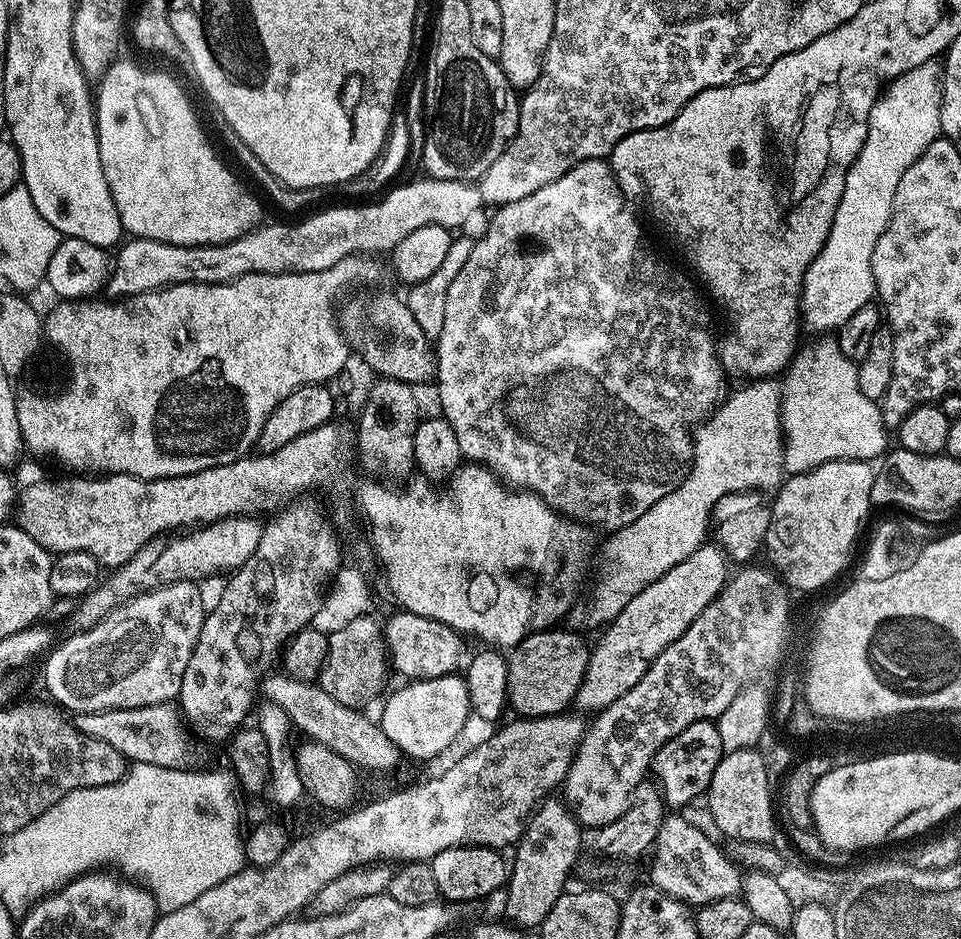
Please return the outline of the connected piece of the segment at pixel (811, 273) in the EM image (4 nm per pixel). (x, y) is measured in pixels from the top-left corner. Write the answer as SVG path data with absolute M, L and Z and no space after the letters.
M928 60L891 81L870 110L866 142L846 174L846 186L832 229L804 275L804 290L800 295L802 324L813 328L813 333L838 330L850 314L873 303L876 296L872 273L874 246L890 222L894 190L898 190L902 174L906 174L926 146L941 135L941 99L941 65L936 60Z

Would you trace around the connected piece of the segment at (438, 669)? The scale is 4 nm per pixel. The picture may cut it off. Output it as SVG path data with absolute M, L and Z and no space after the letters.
M403 610L397 613L397 616L389 618L388 624L386 620L382 628L388 659L395 671L397 668L402 675L408 676L404 678L413 681L450 676L459 673L465 667L465 637L461 633L428 616L419 616Z

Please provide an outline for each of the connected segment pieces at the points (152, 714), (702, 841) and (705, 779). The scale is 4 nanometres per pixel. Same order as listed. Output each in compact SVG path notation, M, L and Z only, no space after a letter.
M171 703L141 708L119 708L105 712L86 712L77 715L74 723L76 729L85 736L93 736L114 746L114 750L121 752L125 761L132 764L153 764L163 768L192 770L199 765L196 763L204 756L203 750L198 745L188 741L189 729L181 713Z
M680 814L665 815L651 856L651 887L662 890L667 896L680 900L683 904L699 906L741 895L741 869L724 856L719 843L716 845L698 825L683 820Z
M711 720L694 722L686 726L682 734L670 738L670 742L666 742L662 750L658 750L658 754L652 759L651 767L654 776L656 772L655 779L658 781L665 805L672 807L673 804L676 807L673 809L680 810L683 804L688 804L699 796L701 799L707 793L710 778L714 778L714 770L718 770L718 762L724 754L725 750L716 724Z

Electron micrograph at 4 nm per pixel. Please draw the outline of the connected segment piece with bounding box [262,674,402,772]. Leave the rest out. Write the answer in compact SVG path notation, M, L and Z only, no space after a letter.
M287 674L269 675L263 681L262 692L267 701L276 704L286 712L291 720L291 727L298 733L305 732L307 739L313 744L321 744L348 760L357 769L365 768L368 772L388 772L399 760L402 753L395 743L386 738L380 729L379 723L368 716L363 716L363 711L342 706L342 702L334 702L326 690L320 688L319 683L307 680L296 680Z

